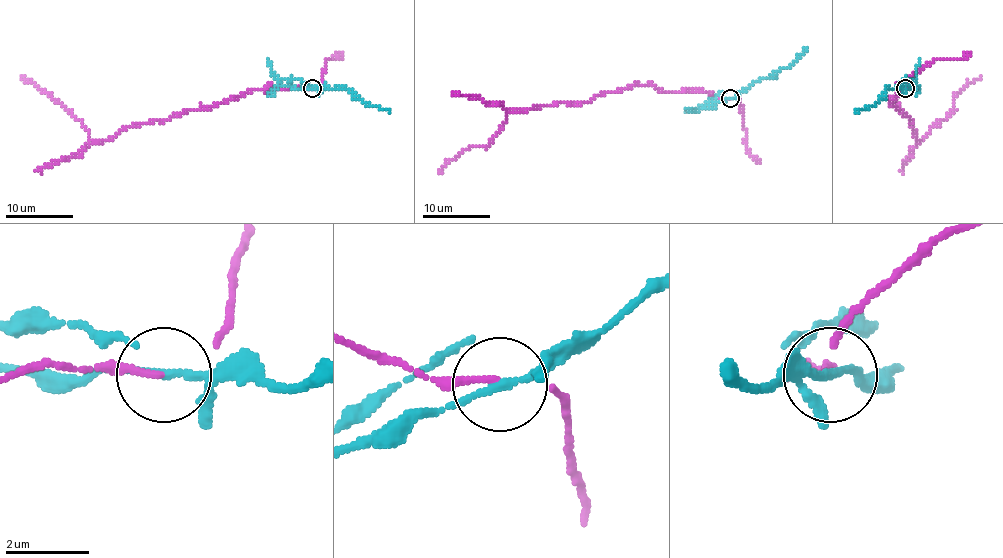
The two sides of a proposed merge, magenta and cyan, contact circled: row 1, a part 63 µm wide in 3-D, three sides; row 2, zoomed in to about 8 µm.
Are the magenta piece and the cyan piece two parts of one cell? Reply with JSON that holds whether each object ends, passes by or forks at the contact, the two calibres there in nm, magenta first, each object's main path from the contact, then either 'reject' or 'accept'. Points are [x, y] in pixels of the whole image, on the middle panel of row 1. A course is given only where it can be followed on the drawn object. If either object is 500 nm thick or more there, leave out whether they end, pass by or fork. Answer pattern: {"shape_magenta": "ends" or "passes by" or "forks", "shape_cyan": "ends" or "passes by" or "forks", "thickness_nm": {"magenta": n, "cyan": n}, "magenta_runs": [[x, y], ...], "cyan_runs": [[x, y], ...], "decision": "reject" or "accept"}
{"shape_magenta": "passes by", "shape_cyan": "passes by", "thickness_nm": {"magenta": 100, "cyan": 170}, "magenta_runs": [[730, 98], [634, 84], [581, 103], [510, 109], [505, 123], [487, 145], [470, 145], [448, 160], [439, 174]], "cyan_runs": [[730, 98], [791, 65], [808, 49]], "decision": "reject"}

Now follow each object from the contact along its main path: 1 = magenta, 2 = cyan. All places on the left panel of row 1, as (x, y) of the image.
1: (313, 88), (252, 88), (93, 141), (69, 110), (22, 75)
2: (313, 88), (353, 92), (363, 102), (390, 112)

